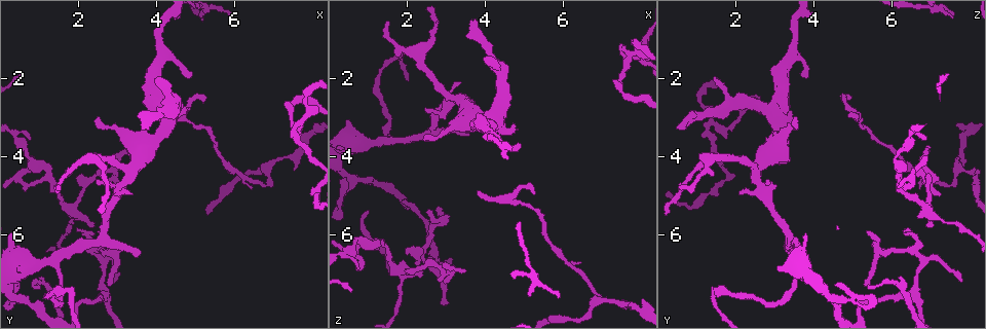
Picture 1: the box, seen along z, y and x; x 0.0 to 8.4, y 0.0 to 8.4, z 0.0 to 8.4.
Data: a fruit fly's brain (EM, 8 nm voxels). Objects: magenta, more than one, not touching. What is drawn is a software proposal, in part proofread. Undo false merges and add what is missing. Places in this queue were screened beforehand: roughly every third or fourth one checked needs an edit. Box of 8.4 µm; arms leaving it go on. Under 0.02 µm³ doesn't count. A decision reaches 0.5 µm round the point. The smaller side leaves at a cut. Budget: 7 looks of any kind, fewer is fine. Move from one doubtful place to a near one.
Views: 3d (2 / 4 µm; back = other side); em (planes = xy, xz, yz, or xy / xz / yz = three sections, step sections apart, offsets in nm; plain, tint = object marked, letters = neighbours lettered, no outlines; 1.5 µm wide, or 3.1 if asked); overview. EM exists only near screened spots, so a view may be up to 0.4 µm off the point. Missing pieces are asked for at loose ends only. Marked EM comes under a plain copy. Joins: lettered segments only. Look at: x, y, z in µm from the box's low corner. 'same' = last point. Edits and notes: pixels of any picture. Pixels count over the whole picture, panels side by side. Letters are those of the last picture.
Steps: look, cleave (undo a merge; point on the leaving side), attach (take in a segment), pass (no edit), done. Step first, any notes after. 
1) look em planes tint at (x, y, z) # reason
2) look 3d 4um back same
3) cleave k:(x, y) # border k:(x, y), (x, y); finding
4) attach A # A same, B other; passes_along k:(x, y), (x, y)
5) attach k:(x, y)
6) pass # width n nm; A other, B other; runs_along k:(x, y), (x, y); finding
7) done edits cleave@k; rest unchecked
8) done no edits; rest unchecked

look 3d 4um at (1.75, 7.55, 1.45) # abrupt turn

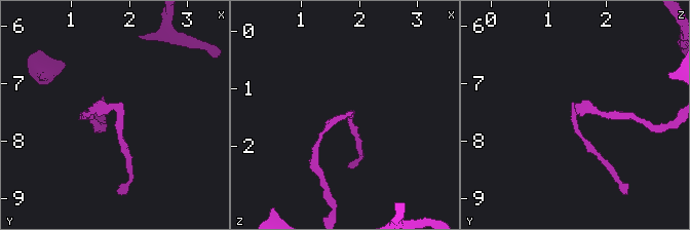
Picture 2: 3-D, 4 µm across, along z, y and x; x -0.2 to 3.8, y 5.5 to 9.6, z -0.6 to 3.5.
look em planes tint at (1.70, 7.50, 1.45)

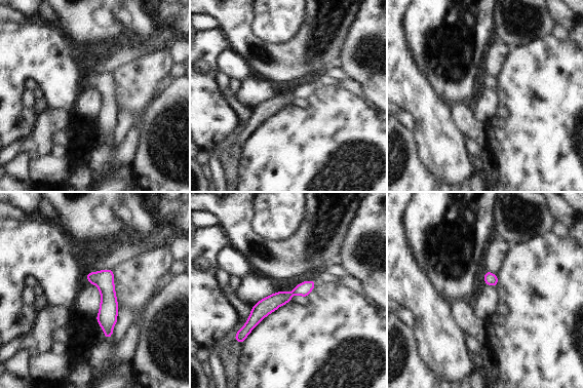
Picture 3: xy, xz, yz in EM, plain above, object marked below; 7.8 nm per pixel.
look em planes letters same # see the neighbours

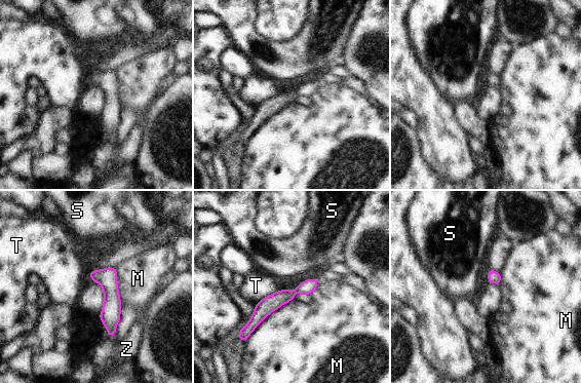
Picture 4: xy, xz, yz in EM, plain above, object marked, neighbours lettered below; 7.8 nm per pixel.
pass # M other, S other, T other, Z other; runs_along 4:(315, 281), (275, 300), (246, 329); one cell here

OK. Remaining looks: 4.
look em planes letters at (2.50, 4.55, 2.80) # branch stops here

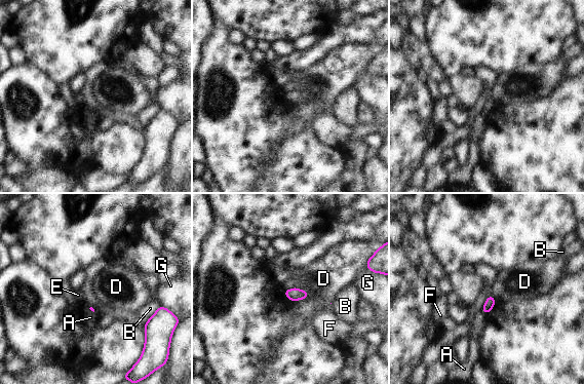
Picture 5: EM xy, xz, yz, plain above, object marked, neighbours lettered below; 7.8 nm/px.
pass # A other, B other, D other, E other, F other, G other; border 5:(309, 295), (305, 298), (290, 301); no lettered segment goes on from it

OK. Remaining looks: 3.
look em xy step 8 letters at (4.45, 2.70, 1.90) # branch point

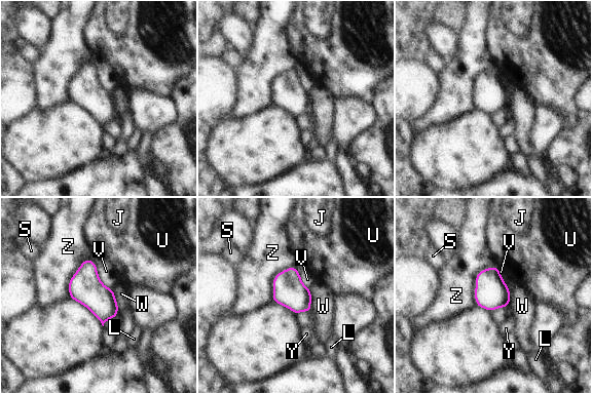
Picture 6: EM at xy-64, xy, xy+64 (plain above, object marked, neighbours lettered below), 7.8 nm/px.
pass # J other, L other, S other, U other, V other, W other, Y other, Z other; border 6:(90, 261), (99, 279), (112, 289); all the same cell

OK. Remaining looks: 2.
done no edits; rest unchecked

